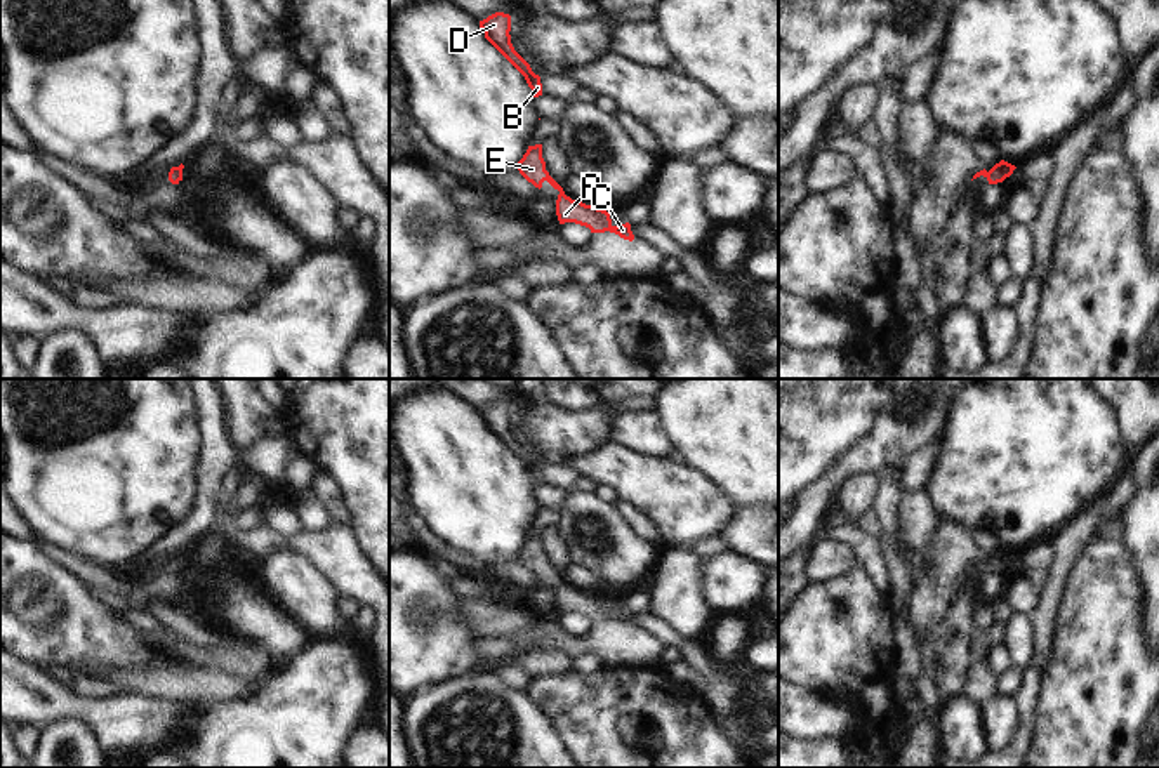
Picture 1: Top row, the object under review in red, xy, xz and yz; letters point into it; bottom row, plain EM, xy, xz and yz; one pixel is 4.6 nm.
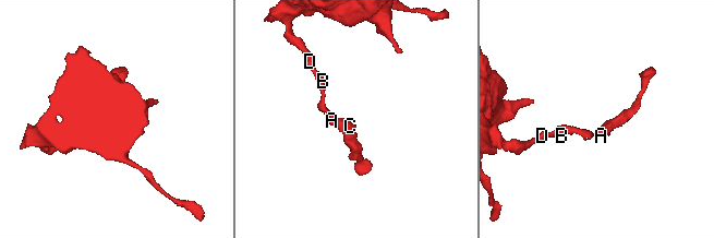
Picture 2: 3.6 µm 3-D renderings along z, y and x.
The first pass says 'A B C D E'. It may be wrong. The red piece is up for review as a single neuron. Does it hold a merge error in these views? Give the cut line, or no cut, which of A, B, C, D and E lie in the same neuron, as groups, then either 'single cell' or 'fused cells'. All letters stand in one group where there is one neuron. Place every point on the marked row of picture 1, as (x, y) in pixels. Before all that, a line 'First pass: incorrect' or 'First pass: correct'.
First pass: correct
no cut; A B C D E; single cell

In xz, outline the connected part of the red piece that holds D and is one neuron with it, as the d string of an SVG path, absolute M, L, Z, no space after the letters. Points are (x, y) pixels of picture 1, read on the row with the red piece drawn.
M495 12L480 21L485 38L525 76L533 97L542 96L540 76L535 75L530 64L514 50L511 43L511 16Z

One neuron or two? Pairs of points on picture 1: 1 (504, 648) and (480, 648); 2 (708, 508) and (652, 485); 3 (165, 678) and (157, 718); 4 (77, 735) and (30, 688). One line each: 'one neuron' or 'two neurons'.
1: one neuron
2: one neuron
3: two neurons
4: two neurons

